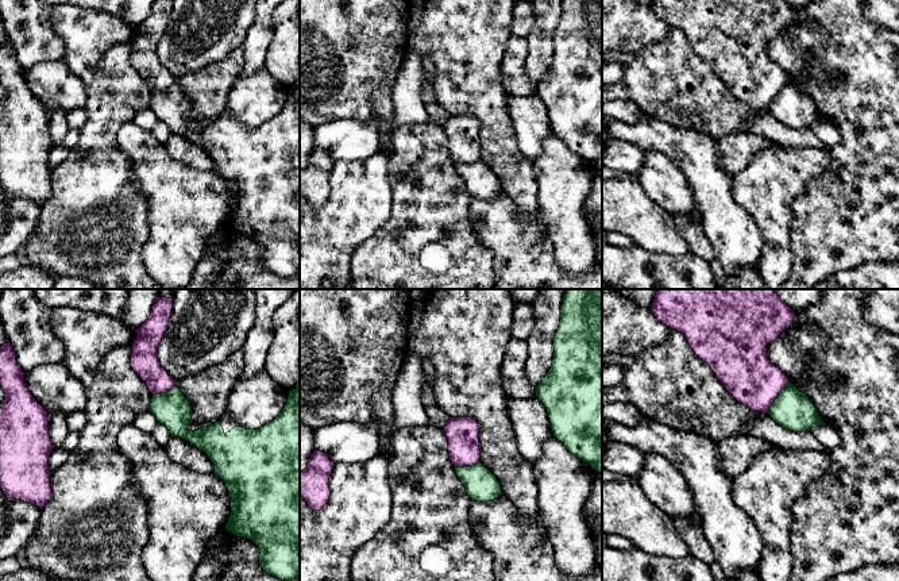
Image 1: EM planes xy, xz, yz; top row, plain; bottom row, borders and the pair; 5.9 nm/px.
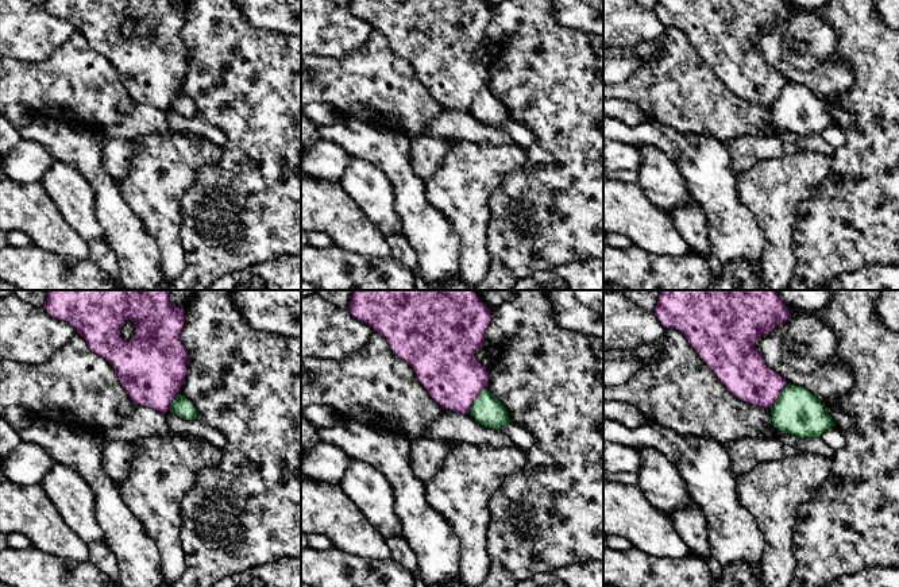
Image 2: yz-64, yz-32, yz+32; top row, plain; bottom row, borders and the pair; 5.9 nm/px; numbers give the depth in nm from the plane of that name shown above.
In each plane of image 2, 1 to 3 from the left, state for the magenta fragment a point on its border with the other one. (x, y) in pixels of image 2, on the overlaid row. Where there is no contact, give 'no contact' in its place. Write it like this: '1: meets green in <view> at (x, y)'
1: meets green in yz-64 at (172, 402)
2: meets green in yz-32 at (475, 400)
3: meets green in yz+32 at (779, 396)

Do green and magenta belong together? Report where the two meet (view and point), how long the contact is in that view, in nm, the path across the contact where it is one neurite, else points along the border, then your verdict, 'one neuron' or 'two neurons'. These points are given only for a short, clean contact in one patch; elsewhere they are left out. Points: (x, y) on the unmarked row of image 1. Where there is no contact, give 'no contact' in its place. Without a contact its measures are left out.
yz (778, 95) | 240 nm | along yz (790, 80), (767, 110) | two neurons

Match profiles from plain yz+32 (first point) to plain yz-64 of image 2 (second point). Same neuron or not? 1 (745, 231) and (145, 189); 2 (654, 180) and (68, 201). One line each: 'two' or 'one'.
1: two
2: one

